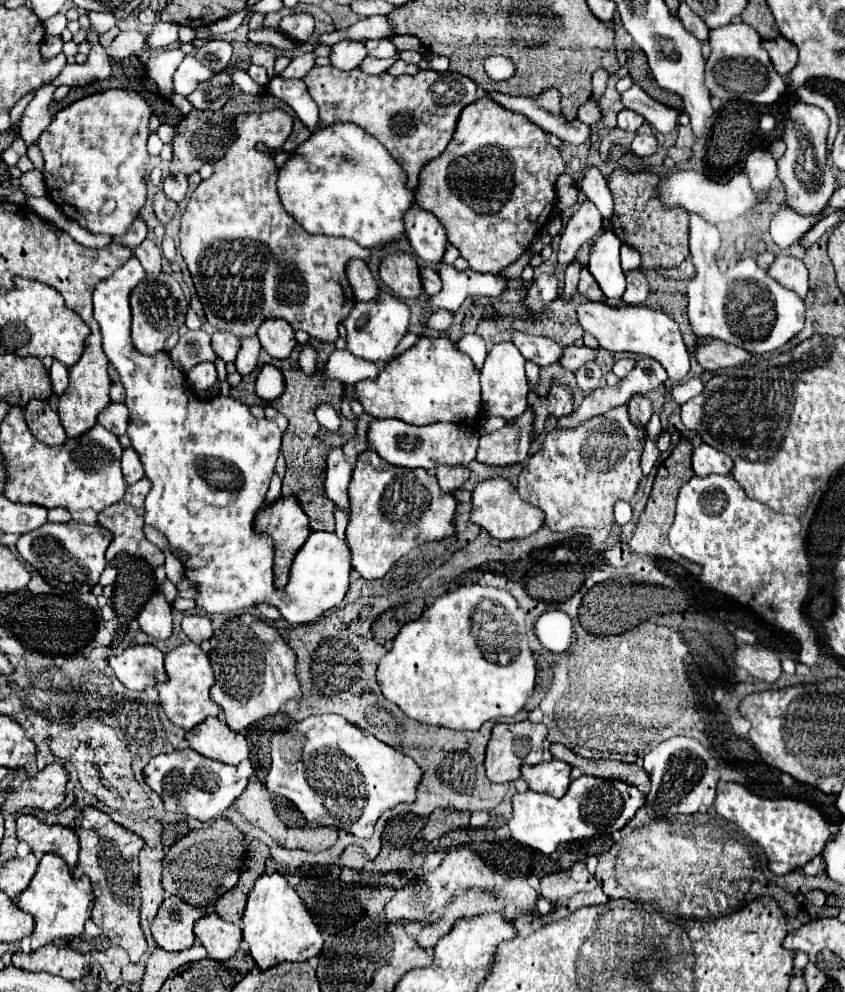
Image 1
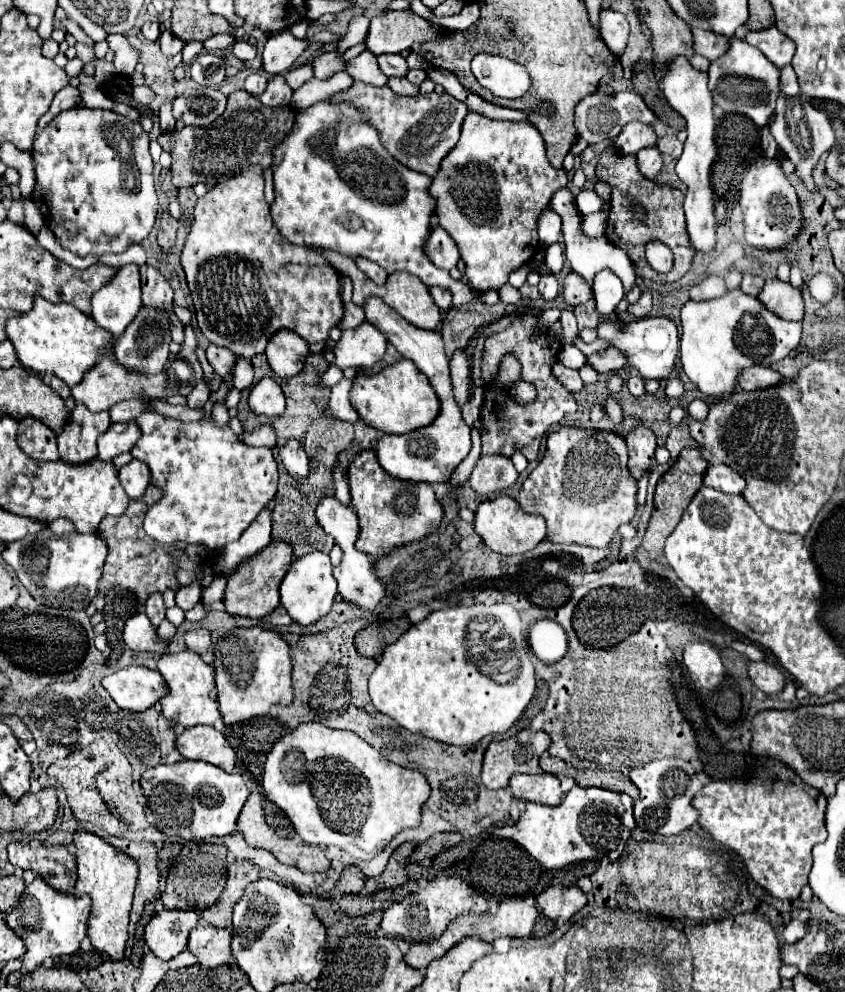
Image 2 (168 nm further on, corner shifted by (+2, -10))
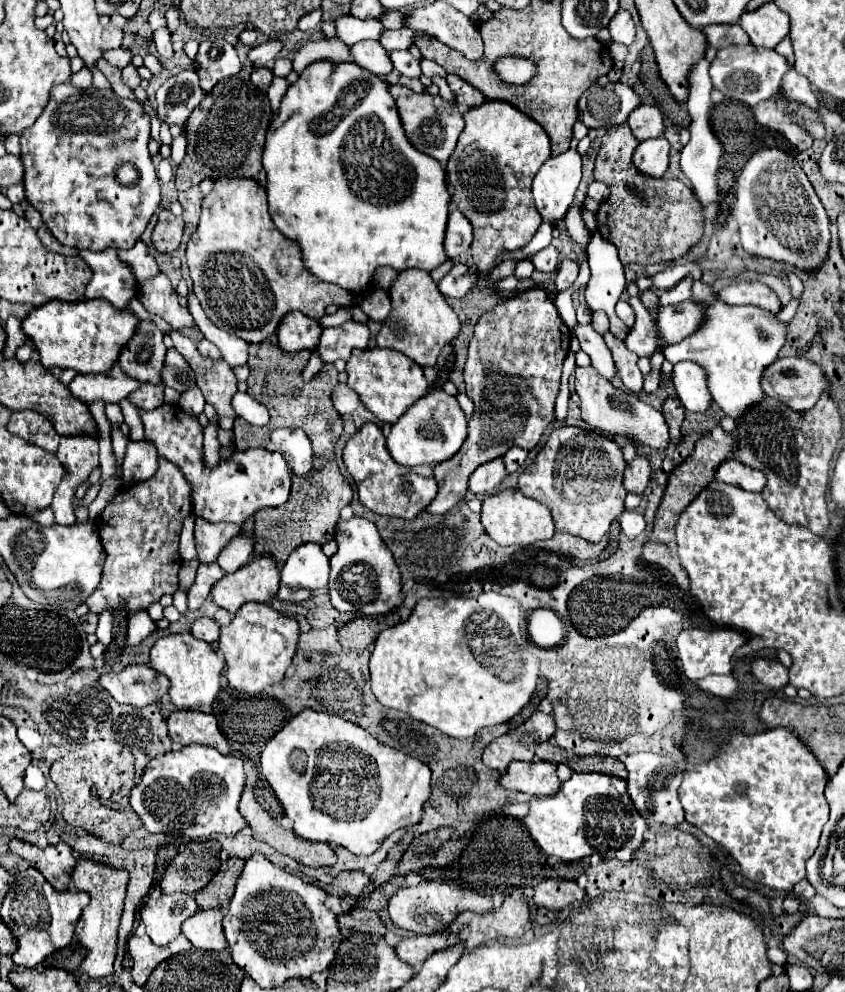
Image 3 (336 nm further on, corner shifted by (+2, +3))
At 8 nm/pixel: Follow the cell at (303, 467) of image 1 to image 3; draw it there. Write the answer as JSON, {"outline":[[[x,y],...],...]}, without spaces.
{"outline":[[[268,336],[258,346],[250,346],[248,392],[252,398],[256,398],[268,408],[270,422],[266,426],[252,426],[242,418],[234,422],[236,448],[240,450],[250,446],[250,434],[252,434],[252,446],[260,446],[260,440],[268,438],[268,434],[280,426],[300,426],[310,436],[314,446],[314,466],[308,474],[292,478],[292,492],[288,502],[276,508],[258,510],[254,514],[256,516],[254,554],[272,554],[280,564],[284,564],[288,554],[292,554],[292,550],[296,550],[296,546],[300,544],[306,542],[326,544],[328,540],[332,540],[334,524],[340,518],[340,510],[348,506],[352,500],[352,488],[348,480],[340,474],[338,464],[334,460],[334,444],[344,430],[342,416],[334,410],[330,402],[330,394],[338,384],[338,372],[334,364],[324,364],[318,376],[314,376],[312,380],[304,380],[302,370],[292,368],[290,362],[292,362],[290,356],[280,354],[276,350],[274,336]]]}

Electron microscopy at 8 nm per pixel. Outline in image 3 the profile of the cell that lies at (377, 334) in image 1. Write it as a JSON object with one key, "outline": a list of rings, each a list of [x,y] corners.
{"outline":[[[348,320],[340,326],[324,328],[318,350],[324,362],[334,362],[338,358],[348,360],[352,348],[368,348],[370,340],[372,340],[372,334],[366,324]]]}

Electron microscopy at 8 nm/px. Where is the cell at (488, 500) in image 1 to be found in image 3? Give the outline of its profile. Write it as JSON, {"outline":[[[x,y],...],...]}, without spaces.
{"outline":[[[508,488],[498,494],[486,496],[482,502],[480,516],[482,516],[482,526],[486,528],[486,532],[500,546],[512,546],[512,544],[528,546],[536,540],[544,540],[554,534],[554,522],[552,522],[550,510],[544,504],[540,504],[532,498],[526,498],[518,488]]]}

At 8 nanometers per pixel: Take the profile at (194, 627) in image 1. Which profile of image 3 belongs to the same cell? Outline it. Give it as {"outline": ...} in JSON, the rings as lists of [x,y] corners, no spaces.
{"outline":[[[198,618],[194,624],[192,624],[192,634],[198,638],[198,640],[204,640],[204,642],[208,642],[208,644],[212,644],[212,642],[216,642],[218,640],[218,632],[220,630],[220,626],[212,620],[212,618]]]}

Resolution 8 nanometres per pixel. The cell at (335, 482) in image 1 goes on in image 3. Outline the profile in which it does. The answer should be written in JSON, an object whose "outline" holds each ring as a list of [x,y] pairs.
{"outline":[[[360,516],[338,520],[336,524],[338,550],[330,558],[330,600],[334,608],[352,614],[386,614],[402,602],[400,572],[392,552],[382,542],[376,526]]]}

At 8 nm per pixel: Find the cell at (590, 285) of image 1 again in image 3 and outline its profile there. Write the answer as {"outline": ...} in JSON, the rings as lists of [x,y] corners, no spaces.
{"outline":[[[562,258],[562,260],[560,260],[560,268],[558,268],[558,276],[556,276],[556,280],[554,280],[558,292],[568,290],[568,288],[574,284],[576,278],[578,278],[578,262],[576,262],[576,260]]]}

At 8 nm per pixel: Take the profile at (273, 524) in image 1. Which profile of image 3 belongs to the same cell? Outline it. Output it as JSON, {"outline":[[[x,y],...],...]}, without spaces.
{"outline":[[[270,554],[254,556],[252,562],[232,574],[224,574],[212,588],[212,600],[230,612],[246,602],[270,602],[280,588],[280,570]]]}

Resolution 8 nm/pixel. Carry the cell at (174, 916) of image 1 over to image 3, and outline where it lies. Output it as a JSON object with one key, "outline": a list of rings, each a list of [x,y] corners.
{"outline":[[[162,894],[160,898],[148,898],[140,912],[150,940],[164,946],[180,934],[184,920],[194,916],[198,906],[190,894]]]}

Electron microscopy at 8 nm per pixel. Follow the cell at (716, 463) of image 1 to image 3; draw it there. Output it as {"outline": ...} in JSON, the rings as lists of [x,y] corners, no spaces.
{"outline":[[[728,458],[724,464],[720,464],[716,470],[716,478],[720,482],[734,484],[734,486],[740,486],[750,492],[760,492],[766,484],[766,478],[760,470],[748,468],[746,464],[742,464],[736,458]]]}

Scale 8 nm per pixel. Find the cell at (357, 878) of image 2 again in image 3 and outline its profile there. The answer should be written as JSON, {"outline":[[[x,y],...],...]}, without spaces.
{"outline":[[[352,870],[352,872],[340,872],[334,882],[330,884],[330,888],[326,890],[328,894],[338,894],[338,896],[360,896],[364,886],[368,884],[368,876],[362,870]]]}

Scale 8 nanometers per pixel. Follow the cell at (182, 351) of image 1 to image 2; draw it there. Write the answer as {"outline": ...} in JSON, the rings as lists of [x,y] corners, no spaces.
{"outline":[[[186,325],[186,339],[182,343],[180,353],[170,355],[170,359],[164,365],[164,371],[160,375],[136,375],[136,373],[130,373],[130,371],[124,371],[124,367],[120,367],[112,359],[100,359],[94,365],[94,369],[90,369],[84,375],[82,383],[72,387],[72,399],[74,399],[74,403],[86,405],[94,413],[100,413],[100,411],[108,411],[114,403],[124,401],[124,399],[132,399],[132,397],[166,399],[166,397],[172,397],[172,395],[188,395],[204,379],[200,361],[194,353],[196,347],[198,345],[196,345],[194,331],[192,331],[190,325]]]}

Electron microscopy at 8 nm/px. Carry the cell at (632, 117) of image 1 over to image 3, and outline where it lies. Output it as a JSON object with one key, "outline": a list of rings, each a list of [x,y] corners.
{"outline":[[[642,104],[640,108],[636,108],[628,116],[628,122],[626,124],[630,126],[632,134],[638,140],[656,138],[656,136],[662,136],[662,132],[664,132],[664,118],[662,118],[662,112],[660,112],[658,106]]]}

